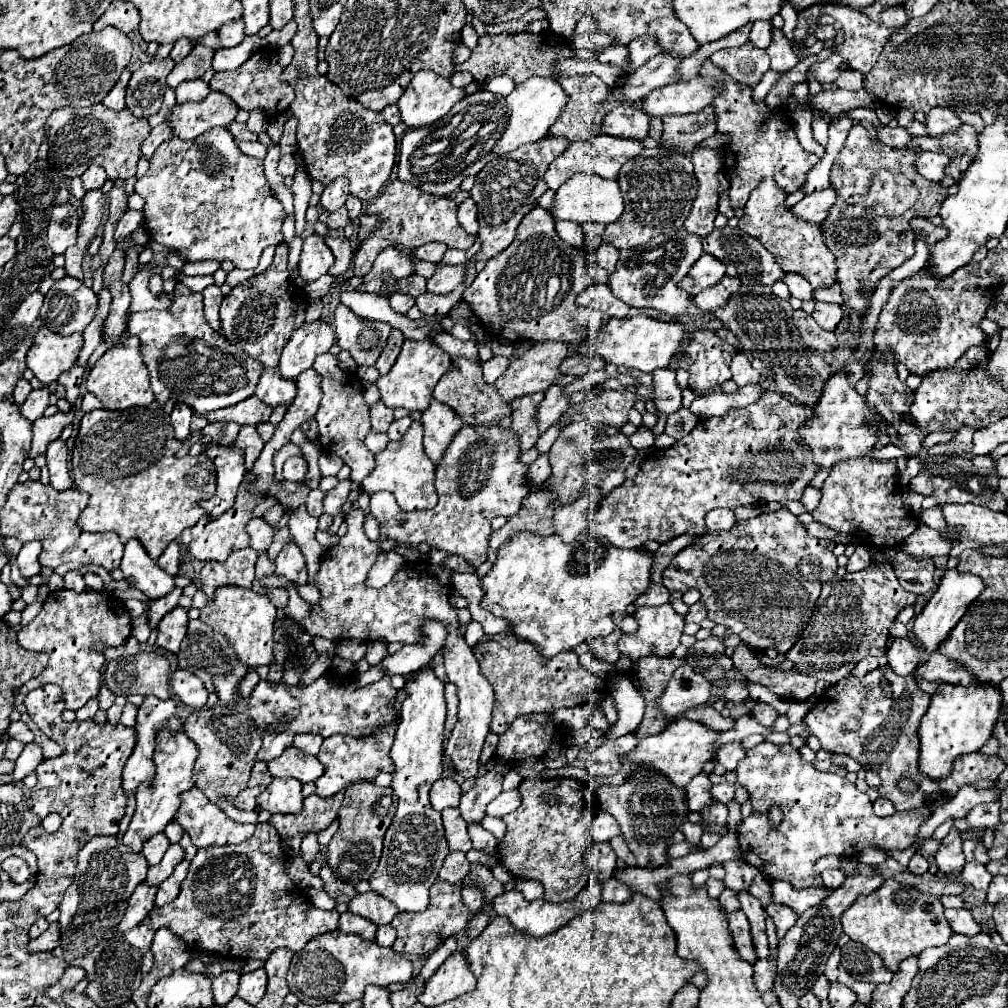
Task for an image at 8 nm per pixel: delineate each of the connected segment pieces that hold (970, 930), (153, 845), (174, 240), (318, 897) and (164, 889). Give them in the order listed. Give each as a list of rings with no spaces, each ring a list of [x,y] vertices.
[[[945,910],[945,918],[949,920],[951,928],[955,934],[965,934],[965,936],[975,936],[981,932],[979,924],[975,922],[973,914],[969,910]]]
[[[161,832],[161,834],[157,834],[157,836],[153,836],[153,838],[149,838],[147,842],[145,842],[145,846],[143,846],[143,856],[147,858],[147,864],[149,866],[153,866],[153,864],[159,864],[161,862],[161,858],[163,858],[163,854],[167,852],[167,848],[169,848],[169,838]]]
[[[227,128],[207,130],[207,134],[201,134],[195,140],[171,138],[163,142],[151,158],[147,174],[137,180],[135,192],[145,200],[143,226],[149,236],[161,246],[179,248],[187,262],[231,260],[237,268],[255,270],[261,252],[267,246],[277,246],[283,242],[281,226],[287,214],[281,202],[271,194],[263,164],[259,158],[243,154]]]
[[[309,890],[309,898],[311,898],[311,902],[317,906],[317,908],[323,908],[323,910],[331,910],[331,908],[335,908],[335,900],[327,894],[327,892],[323,892],[323,890]]]
[[[183,860],[183,862],[175,868],[175,872],[171,874],[171,878],[159,884],[155,906],[163,906],[163,904],[167,904],[167,902],[171,902],[171,900],[177,898],[179,888],[181,888],[181,882],[183,882],[185,876],[187,876],[187,870],[189,870],[189,862]]]

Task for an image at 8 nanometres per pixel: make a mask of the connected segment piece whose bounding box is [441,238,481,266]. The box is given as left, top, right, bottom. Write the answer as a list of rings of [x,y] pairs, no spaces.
[[[475,238],[475,244],[467,250],[447,250],[441,264],[447,264],[447,266],[455,266],[455,264],[465,264],[471,256],[475,256],[477,252],[481,250],[481,242],[479,238]]]

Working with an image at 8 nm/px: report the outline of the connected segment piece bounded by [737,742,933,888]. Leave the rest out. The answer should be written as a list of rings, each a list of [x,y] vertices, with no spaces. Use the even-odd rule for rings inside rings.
[[[763,742],[747,750],[747,756],[737,766],[737,782],[749,792],[753,804],[751,816],[737,828],[741,858],[759,868],[767,878],[787,880],[795,888],[823,888],[823,880],[813,868],[821,856],[839,854],[855,858],[869,846],[901,850],[913,846],[919,826],[933,814],[929,806],[921,806],[885,818],[875,816],[865,792],[859,792],[847,778],[835,772],[819,772],[791,744]],[[771,804],[783,810],[783,822],[777,830],[771,830],[767,818],[767,806]]]

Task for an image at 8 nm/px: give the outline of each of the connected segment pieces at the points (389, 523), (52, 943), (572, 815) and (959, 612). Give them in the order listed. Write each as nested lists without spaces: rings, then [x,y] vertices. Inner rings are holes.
[[[463,426],[437,466],[435,488],[439,504],[435,508],[405,512],[391,492],[371,496],[371,514],[379,520],[381,534],[387,534],[397,544],[419,546],[421,542],[429,542],[443,552],[465,556],[473,566],[481,566],[487,560],[491,520],[495,516],[509,518],[517,514],[521,500],[529,492],[545,490],[545,484],[529,484],[527,466],[519,462],[519,452],[519,438],[513,430],[501,430],[499,426]]]
[[[53,922],[37,940],[29,942],[29,950],[33,952],[51,952],[59,946],[59,924]]]
[[[529,778],[519,784],[523,794],[521,806],[507,814],[507,834],[499,842],[497,860],[511,876],[521,880],[537,880],[545,886],[547,902],[569,902],[589,880],[589,870],[583,864],[583,854],[591,842],[591,820],[597,810],[597,796],[589,784],[573,778]],[[543,792],[559,796],[559,806],[551,808],[543,802]]]
[[[957,568],[947,570],[945,576],[941,578],[941,584],[937,588],[937,592],[931,596],[931,600],[927,602],[927,606],[923,608],[923,612],[915,618],[913,622],[913,632],[921,642],[921,648],[925,652],[935,652],[939,648],[939,644],[949,636],[949,632],[955,628],[955,624],[963,618],[963,614],[967,612],[967,608],[975,602],[975,598],[979,598],[979,594],[985,590],[985,582],[971,574],[971,572],[959,572]]]

